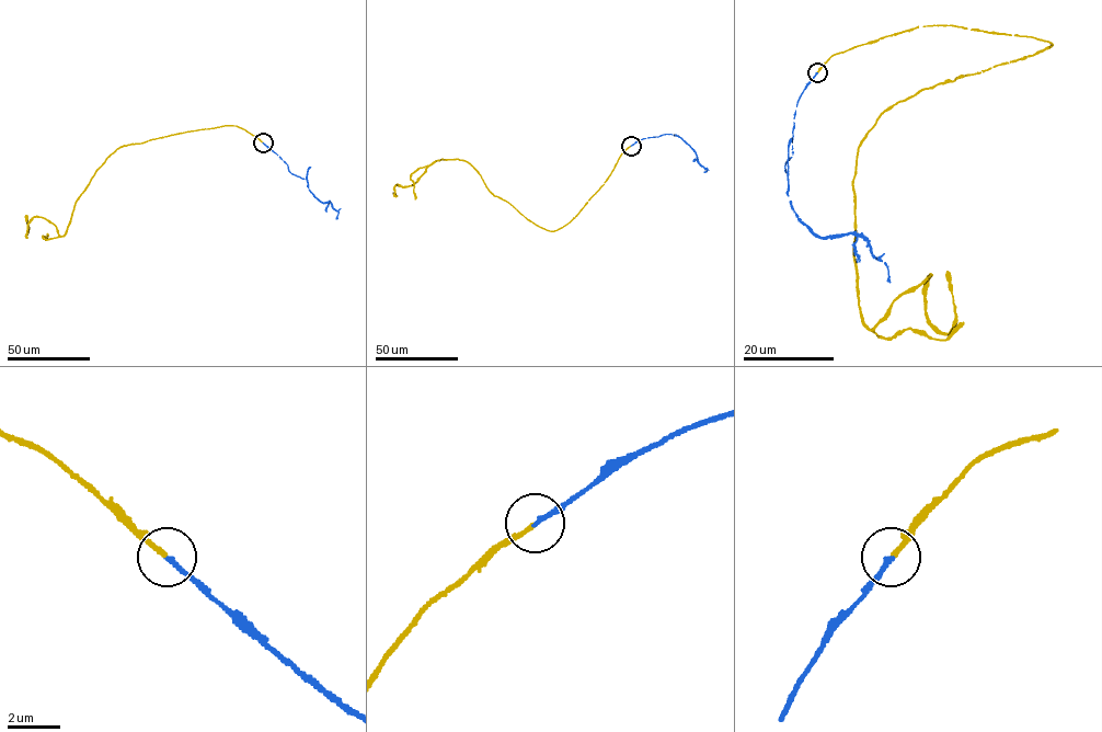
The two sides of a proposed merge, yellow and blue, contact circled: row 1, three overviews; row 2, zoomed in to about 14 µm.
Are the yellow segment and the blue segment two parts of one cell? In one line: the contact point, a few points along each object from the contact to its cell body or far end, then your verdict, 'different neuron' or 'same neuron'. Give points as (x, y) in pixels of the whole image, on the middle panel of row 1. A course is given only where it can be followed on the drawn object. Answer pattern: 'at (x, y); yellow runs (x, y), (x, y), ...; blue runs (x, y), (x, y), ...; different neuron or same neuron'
at (631, 146); yellow runs (631, 146), (574, 217), (553, 231), (495, 196), (458, 159), (434, 161), (393, 193); blue runs (631, 146), (647, 137), (676, 135), (695, 152), (706, 172); same neuron

